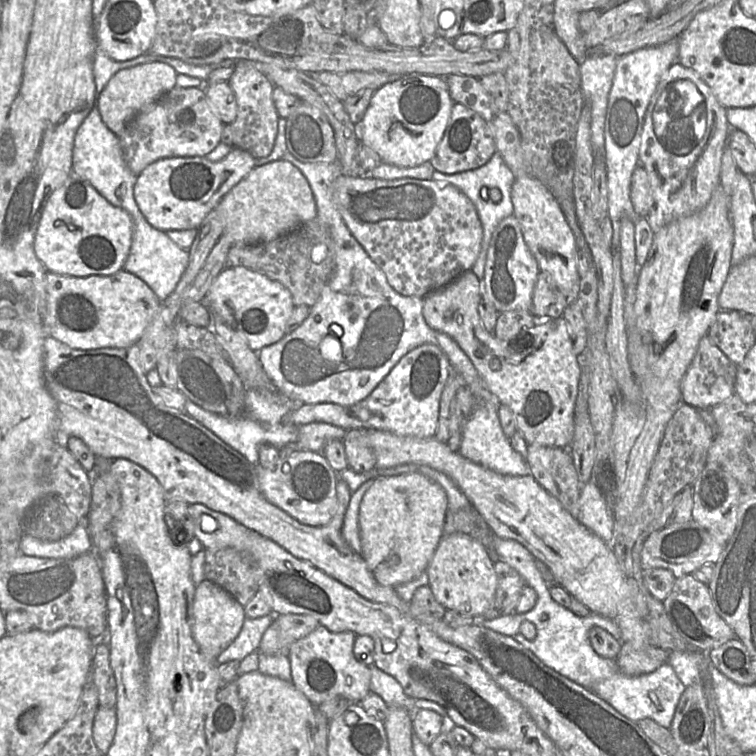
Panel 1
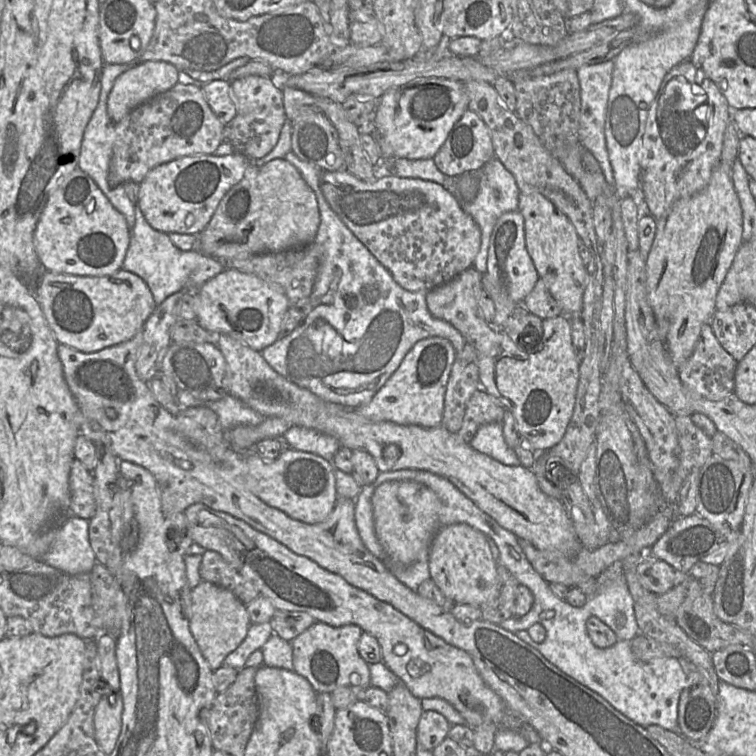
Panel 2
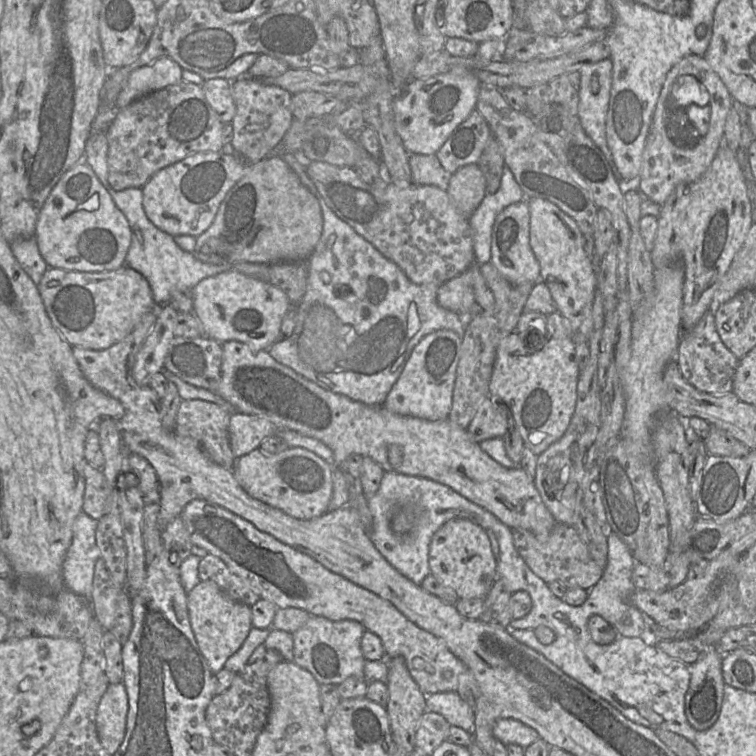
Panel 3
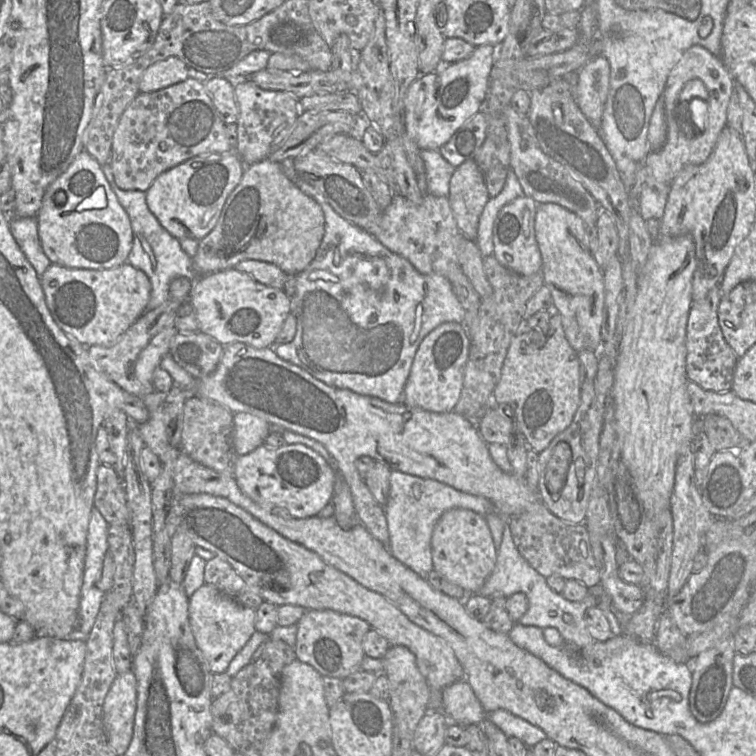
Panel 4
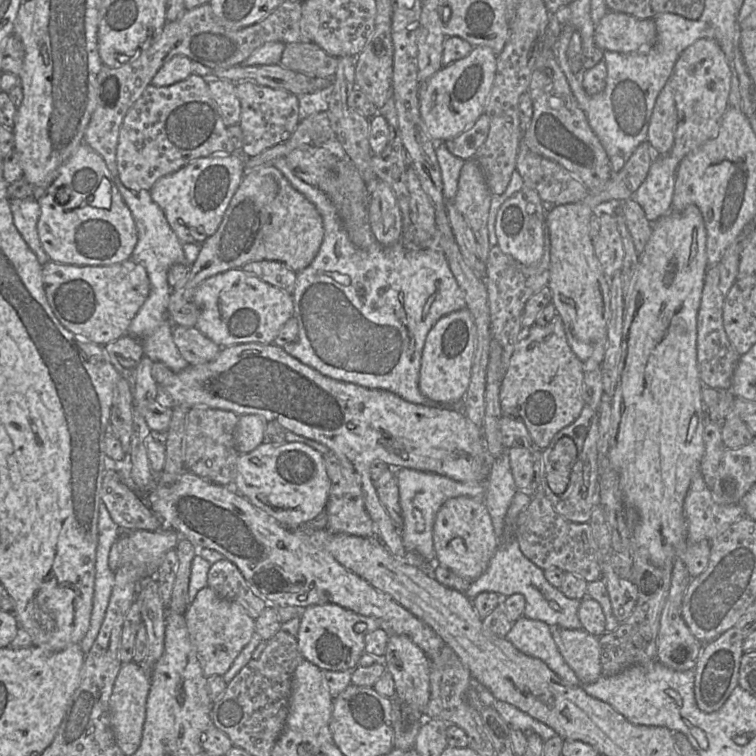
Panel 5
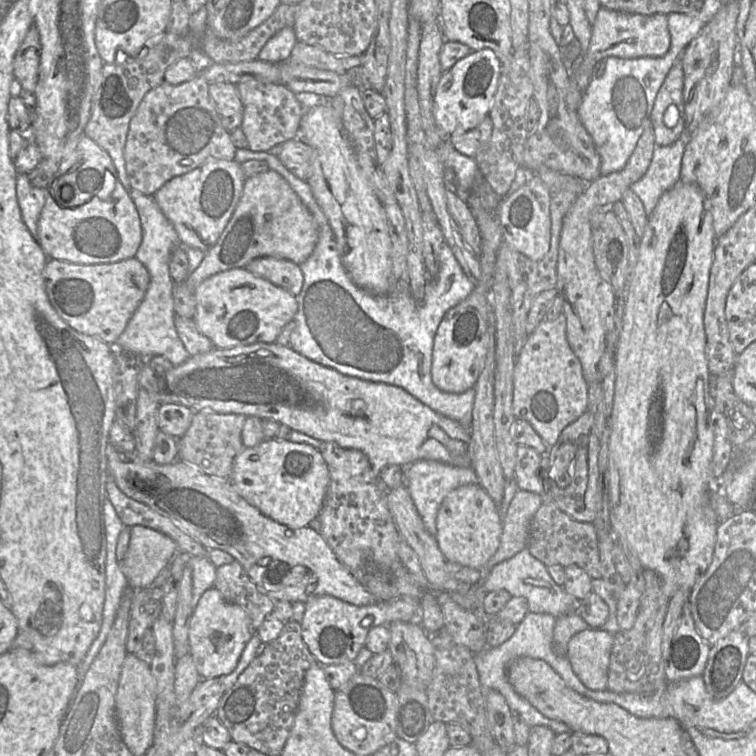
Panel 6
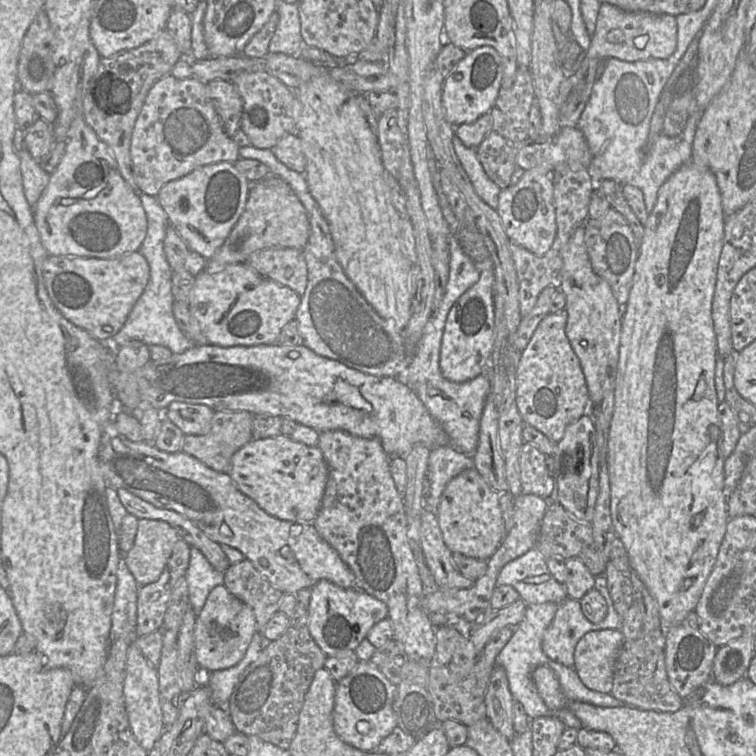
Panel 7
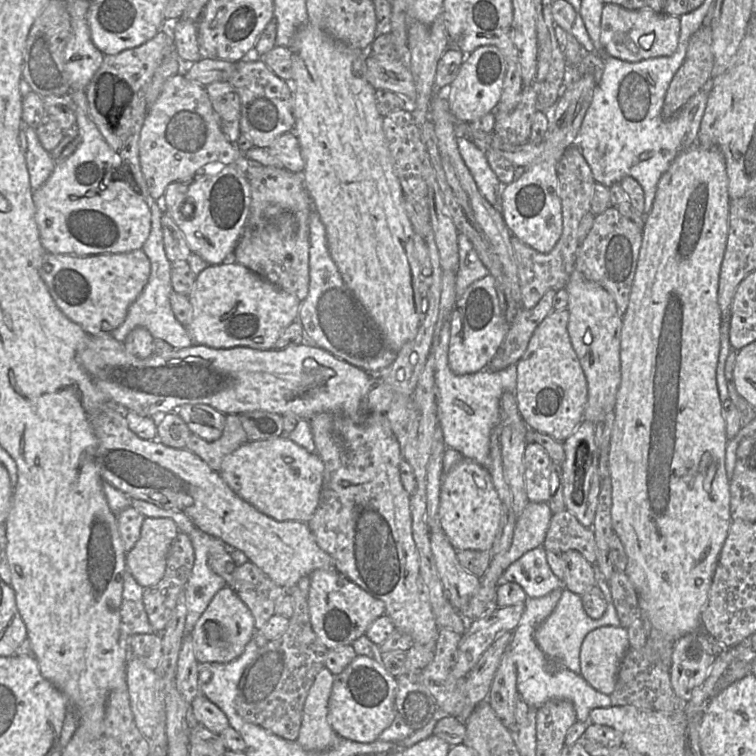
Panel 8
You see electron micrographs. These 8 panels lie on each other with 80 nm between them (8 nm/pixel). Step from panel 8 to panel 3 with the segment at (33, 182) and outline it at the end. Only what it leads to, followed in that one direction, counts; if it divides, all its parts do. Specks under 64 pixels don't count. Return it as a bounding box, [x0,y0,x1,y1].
[10,237,48,285]

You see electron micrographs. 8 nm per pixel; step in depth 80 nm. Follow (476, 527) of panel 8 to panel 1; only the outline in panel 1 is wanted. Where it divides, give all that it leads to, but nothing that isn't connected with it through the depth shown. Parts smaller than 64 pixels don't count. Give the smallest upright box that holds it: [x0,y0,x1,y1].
[427,533,497,619]

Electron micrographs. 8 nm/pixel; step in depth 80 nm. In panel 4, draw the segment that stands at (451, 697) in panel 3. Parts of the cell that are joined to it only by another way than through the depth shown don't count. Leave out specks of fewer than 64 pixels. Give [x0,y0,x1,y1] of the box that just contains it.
[442,679,487,728]

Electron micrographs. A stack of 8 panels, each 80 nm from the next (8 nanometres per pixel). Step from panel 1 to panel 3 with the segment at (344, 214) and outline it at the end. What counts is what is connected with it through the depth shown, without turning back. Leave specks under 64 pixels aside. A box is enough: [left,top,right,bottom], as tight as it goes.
[307,161,475,285]

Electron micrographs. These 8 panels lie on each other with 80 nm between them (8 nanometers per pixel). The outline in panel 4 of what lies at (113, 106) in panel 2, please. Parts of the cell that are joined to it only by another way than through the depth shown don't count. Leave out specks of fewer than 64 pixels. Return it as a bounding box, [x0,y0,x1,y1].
[139,56,188,93]

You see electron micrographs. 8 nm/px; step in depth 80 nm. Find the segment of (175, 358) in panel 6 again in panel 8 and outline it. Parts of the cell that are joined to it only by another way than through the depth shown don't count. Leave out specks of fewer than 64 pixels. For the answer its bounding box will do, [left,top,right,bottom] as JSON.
[112,197,193,349]

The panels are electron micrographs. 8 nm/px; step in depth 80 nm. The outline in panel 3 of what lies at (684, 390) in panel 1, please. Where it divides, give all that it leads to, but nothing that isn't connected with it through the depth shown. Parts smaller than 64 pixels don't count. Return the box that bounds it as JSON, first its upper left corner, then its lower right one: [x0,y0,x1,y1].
[676,307,739,395]

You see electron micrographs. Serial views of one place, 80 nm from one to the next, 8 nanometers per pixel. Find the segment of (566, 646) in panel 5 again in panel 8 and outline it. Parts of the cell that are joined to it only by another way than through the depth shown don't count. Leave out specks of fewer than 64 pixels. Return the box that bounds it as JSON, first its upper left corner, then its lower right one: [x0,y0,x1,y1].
[580,626,630,695]

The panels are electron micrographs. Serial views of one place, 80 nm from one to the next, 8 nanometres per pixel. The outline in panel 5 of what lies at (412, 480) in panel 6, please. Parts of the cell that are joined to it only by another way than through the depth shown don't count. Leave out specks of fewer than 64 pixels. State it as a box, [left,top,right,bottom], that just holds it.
[396,468,484,567]

